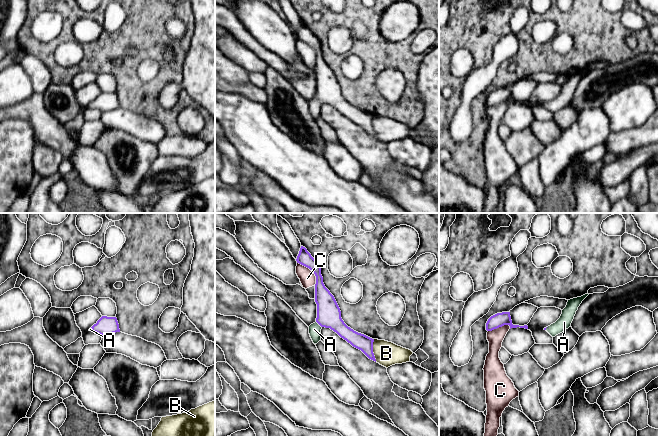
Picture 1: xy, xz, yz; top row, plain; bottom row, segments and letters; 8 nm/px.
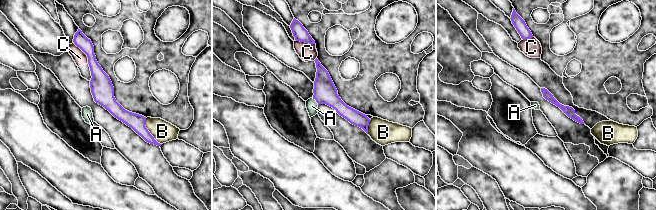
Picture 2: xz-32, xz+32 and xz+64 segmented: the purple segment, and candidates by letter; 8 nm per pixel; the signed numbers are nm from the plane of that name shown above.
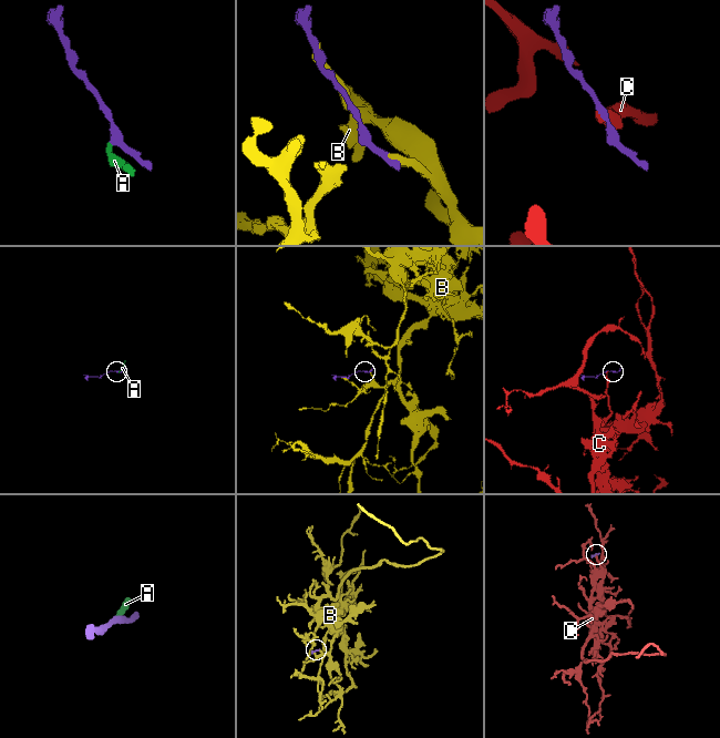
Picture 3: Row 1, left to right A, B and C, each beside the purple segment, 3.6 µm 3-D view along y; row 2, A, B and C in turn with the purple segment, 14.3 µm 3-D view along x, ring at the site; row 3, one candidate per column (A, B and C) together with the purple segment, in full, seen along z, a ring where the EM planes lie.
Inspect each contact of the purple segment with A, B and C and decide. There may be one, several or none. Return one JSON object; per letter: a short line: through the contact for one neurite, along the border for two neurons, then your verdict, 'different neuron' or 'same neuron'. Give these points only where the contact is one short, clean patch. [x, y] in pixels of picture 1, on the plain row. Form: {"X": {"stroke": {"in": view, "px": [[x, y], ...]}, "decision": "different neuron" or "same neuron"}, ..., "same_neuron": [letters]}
{"A": {"stroke": {"in": "xz", "px": [[328, 88], [318, 99], [314, 105]]}, "decision": "same neuron"}, "B": {"decision": "different neuron"}, "C": {"stroke": {"in": "xz", "px": [[297, 38], [306, 42], [314, 50], [315, 61]]}, "decision": "different neuron"}, "same_neuron": ["A"]}

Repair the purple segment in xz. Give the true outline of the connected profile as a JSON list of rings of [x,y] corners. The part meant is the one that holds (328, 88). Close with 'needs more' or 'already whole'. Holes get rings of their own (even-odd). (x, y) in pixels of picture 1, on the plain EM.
[[[301,22],[297,39],[309,44],[316,52],[315,78],[317,80],[316,98],[309,102],[309,110],[314,120],[321,116],[321,105],[330,104],[353,123],[361,126],[369,135],[376,138],[373,129],[374,115],[348,103],[341,94],[340,84],[330,67],[323,59],[321,43],[307,25]]]; needs more

